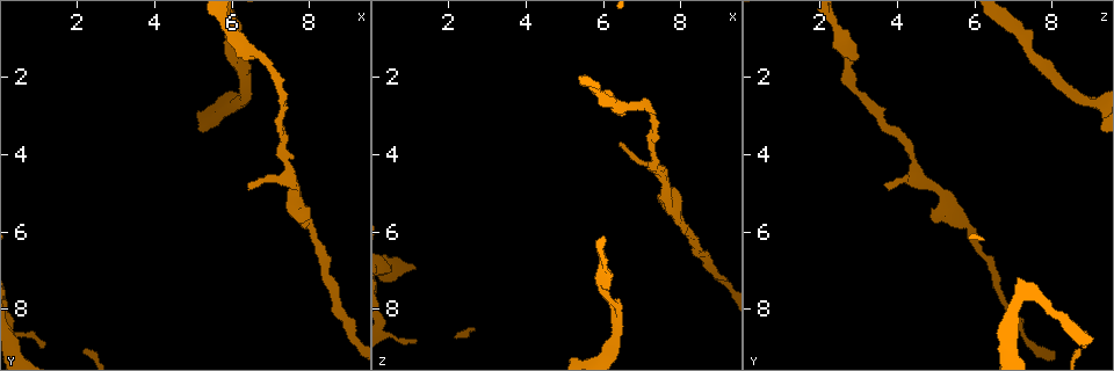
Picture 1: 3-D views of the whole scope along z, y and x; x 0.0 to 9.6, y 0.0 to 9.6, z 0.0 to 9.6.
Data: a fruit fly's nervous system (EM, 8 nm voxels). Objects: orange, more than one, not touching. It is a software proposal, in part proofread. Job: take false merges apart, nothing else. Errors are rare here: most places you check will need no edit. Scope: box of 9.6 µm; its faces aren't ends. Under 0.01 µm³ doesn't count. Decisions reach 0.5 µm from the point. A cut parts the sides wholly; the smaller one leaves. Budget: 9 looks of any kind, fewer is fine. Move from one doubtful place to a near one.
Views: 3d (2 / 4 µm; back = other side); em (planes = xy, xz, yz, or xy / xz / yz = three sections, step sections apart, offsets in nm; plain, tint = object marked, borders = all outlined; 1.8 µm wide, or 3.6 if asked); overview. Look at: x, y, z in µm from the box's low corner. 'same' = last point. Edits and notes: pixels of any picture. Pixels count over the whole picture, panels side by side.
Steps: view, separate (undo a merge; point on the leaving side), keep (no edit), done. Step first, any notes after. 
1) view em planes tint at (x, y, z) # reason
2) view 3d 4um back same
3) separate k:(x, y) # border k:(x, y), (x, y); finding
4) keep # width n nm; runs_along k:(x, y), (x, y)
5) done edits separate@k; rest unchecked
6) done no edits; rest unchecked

view 3d 4um at (7.45, 4.60, 4.50) # a fork

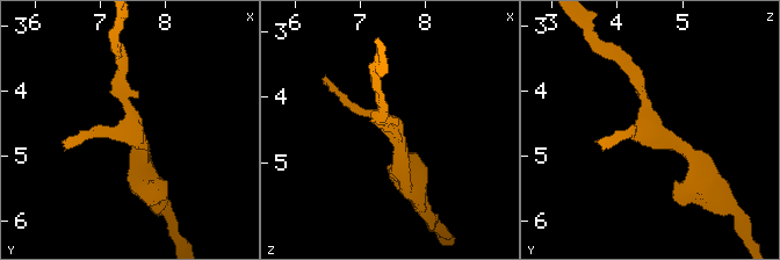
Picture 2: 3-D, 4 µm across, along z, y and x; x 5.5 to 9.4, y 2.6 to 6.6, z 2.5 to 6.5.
view em planes plain at (7.45, 4.60, 4.50)

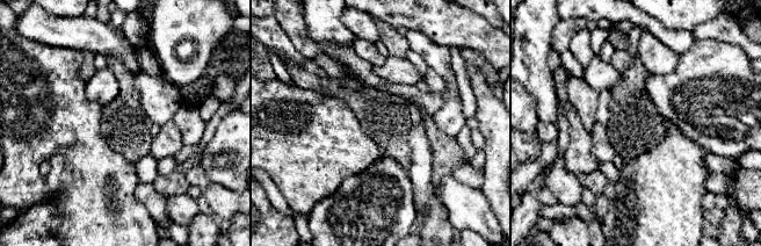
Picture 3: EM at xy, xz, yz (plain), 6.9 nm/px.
view em planes tint same

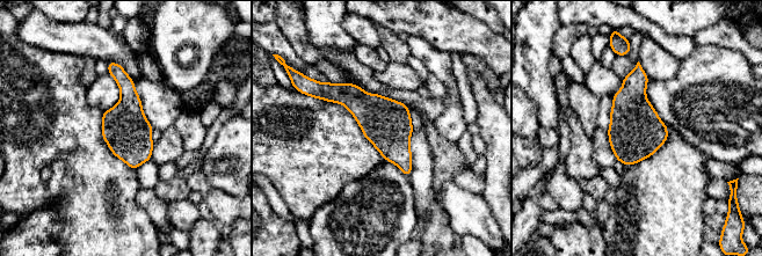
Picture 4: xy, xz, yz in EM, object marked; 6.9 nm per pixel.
keep # width 320 nm; all the same neuron

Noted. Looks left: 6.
view 3d 4um at (8.10, 6.10, 5.95) # sudden change in width

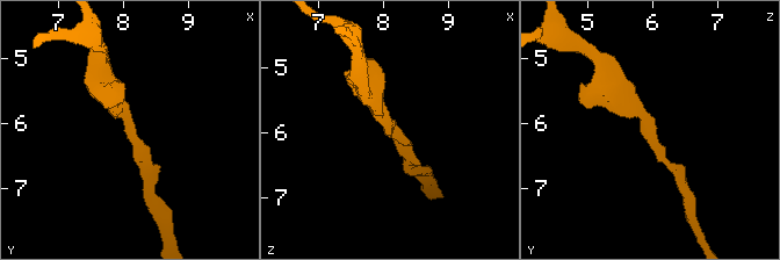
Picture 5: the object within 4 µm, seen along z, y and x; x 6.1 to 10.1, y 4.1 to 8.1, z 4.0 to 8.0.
view em yz step 4 tint at (8.10, 6.10, 5.95)

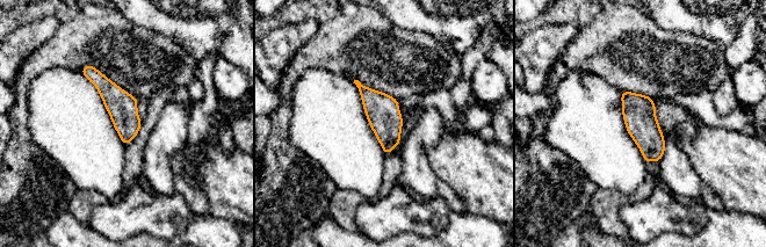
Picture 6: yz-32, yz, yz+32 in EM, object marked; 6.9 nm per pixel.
view em planes tint same # another direction

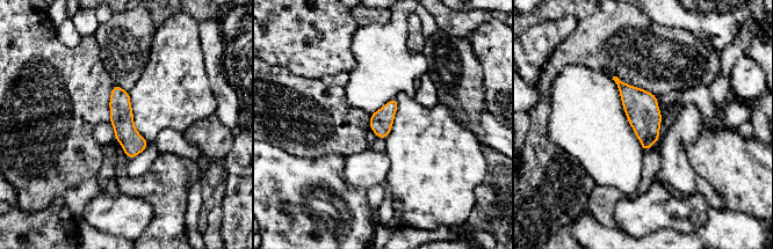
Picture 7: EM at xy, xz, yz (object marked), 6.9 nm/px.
keep # width 160 nm; all the same neuron

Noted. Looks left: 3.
view 3d 4um at (9.10, 8.55, 7.25) # thin neck

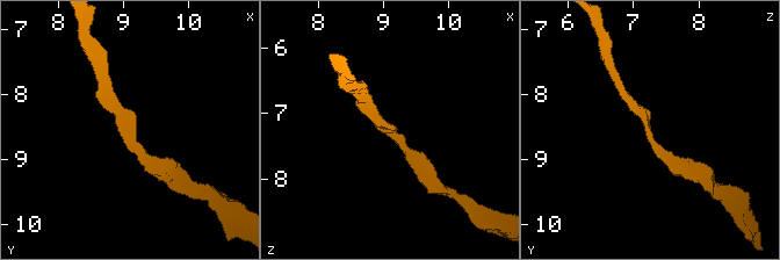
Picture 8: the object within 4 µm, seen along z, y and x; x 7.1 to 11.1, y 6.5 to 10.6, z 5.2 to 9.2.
view em planes tint at (9.05, 8.55, 7.20)

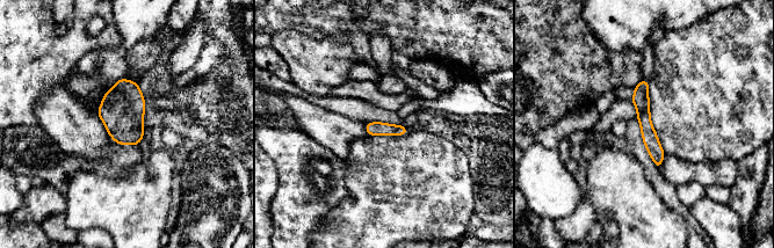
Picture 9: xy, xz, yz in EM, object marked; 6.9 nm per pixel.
keep # runs_along 9:(644, 82), (643, 116), (658, 162); one neuron here

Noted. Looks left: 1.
done no edits; rest unchecked

